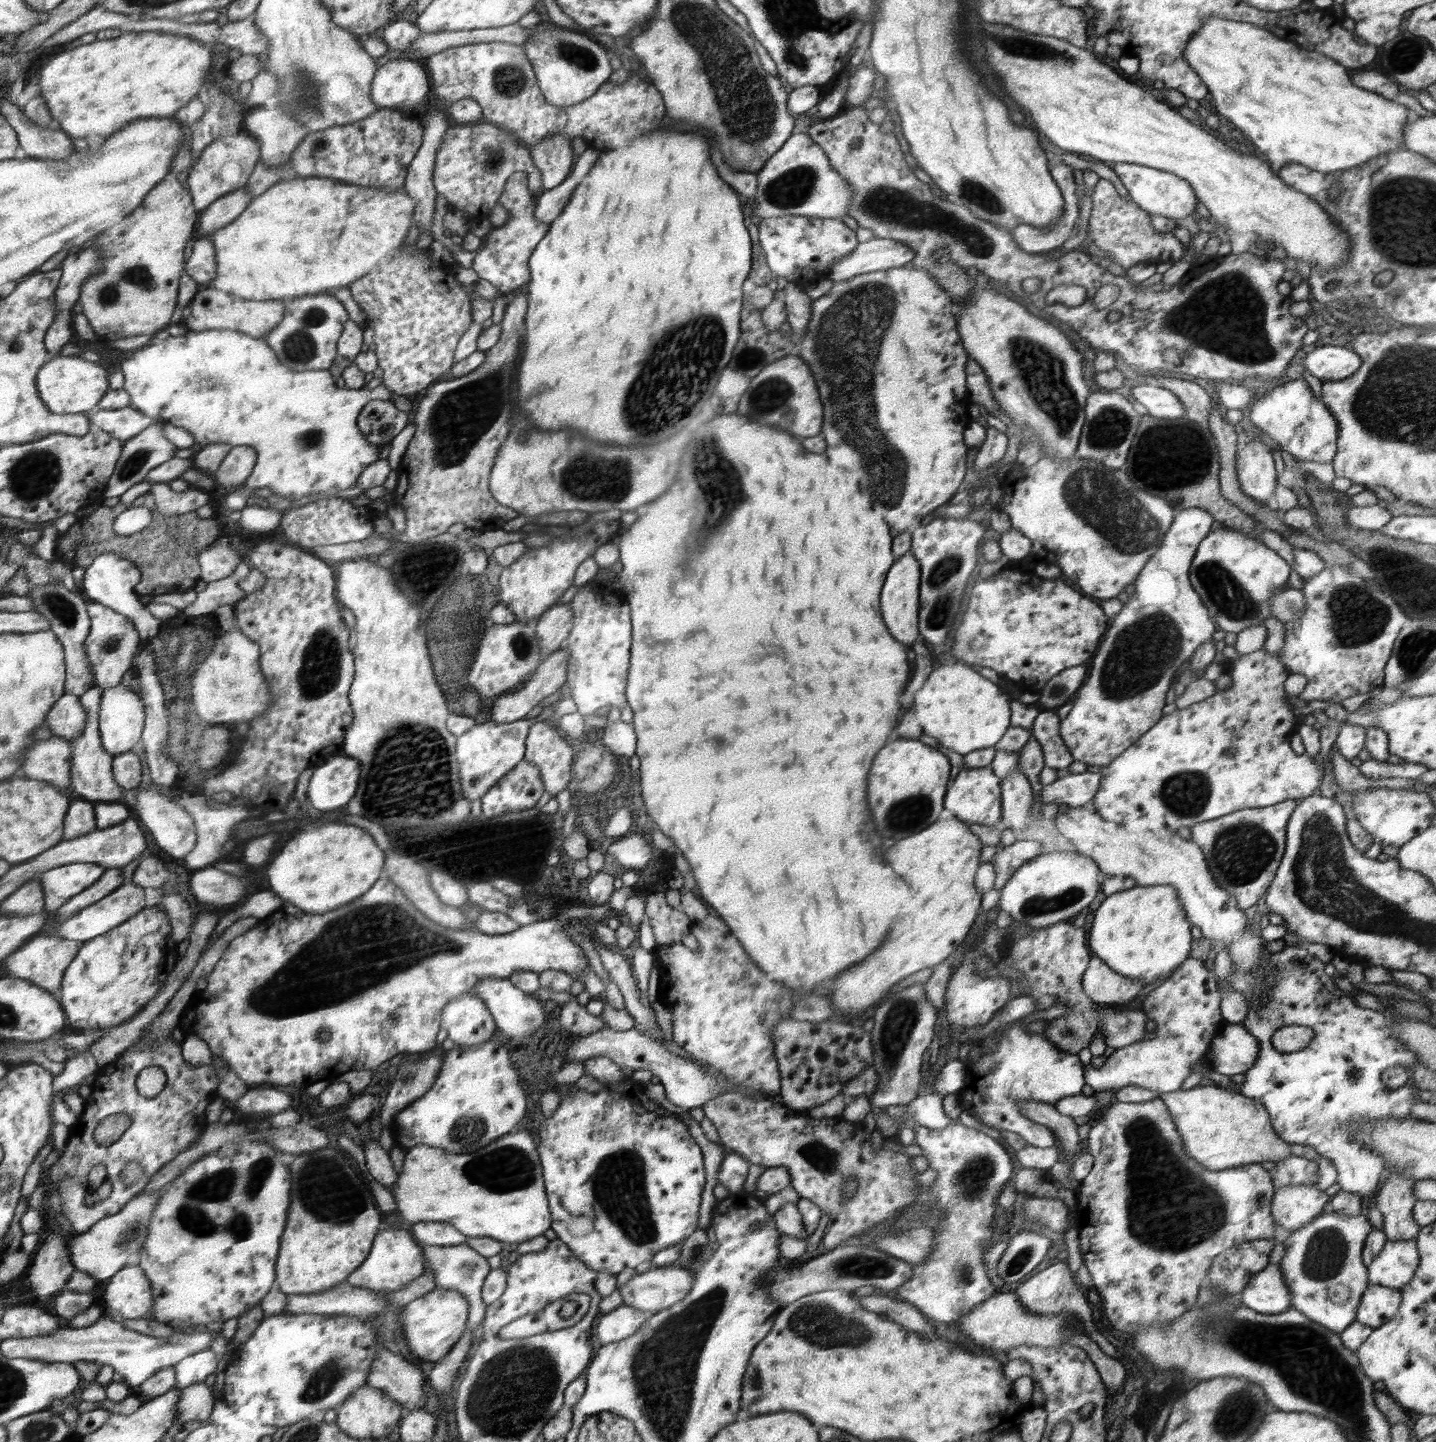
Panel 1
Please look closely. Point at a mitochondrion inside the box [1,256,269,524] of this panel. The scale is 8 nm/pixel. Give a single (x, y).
(35, 474)

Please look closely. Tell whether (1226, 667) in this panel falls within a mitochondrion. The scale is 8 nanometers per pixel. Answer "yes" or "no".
no

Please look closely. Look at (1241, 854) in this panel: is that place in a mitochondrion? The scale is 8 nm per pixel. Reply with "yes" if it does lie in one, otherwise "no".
yes

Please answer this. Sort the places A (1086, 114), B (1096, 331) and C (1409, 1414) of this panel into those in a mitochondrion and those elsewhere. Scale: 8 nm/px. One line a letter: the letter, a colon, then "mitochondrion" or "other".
A: other
B: other
C: other

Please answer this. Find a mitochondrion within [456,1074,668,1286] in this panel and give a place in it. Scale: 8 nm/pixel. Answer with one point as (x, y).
(619, 1186)

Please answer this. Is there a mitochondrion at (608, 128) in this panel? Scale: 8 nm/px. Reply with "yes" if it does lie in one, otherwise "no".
no

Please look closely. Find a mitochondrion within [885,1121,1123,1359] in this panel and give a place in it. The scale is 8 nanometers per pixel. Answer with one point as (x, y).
(971, 1179)

